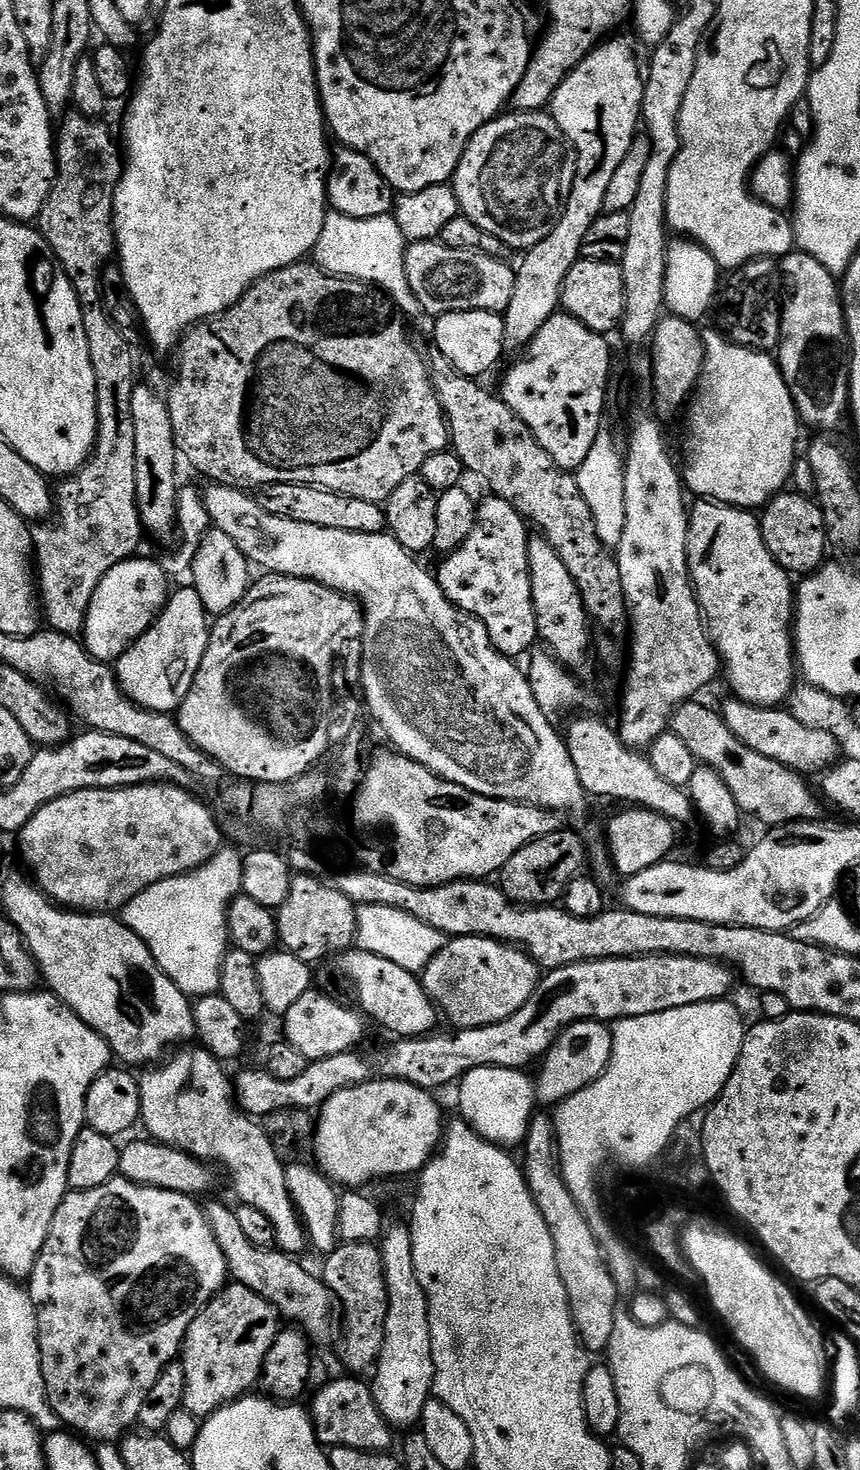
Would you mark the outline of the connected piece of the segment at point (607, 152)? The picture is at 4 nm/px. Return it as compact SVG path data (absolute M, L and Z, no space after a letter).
M613 35L593 48L591 54L578 65L558 86L554 92L554 98L550 105L552 121L558 126L558 130L564 135L567 147L576 155L576 169L570 172L570 187L566 192L566 199L558 222L542 242L538 242L532 248L523 253L524 261L516 268L516 281L514 282L514 295L510 298L510 306L502 314L504 317L504 342L509 349L523 349L531 344L538 330L546 326L546 322L555 316L560 308L560 295L562 294L562 282L566 282L566 274L581 259L582 238L590 231L590 226L604 212L606 202L606 189L614 178L618 165L622 158L626 158L626 150L638 138L638 132L642 124L640 107L644 97L644 81L642 64L636 61L636 48L624 36Z

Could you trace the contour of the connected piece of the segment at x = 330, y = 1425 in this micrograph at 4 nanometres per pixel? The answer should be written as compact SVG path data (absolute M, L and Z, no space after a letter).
M329 1379L328 1383L311 1393L310 1415L316 1439L325 1449L353 1448L363 1452L388 1452L391 1449L393 1429L384 1420L384 1415L374 1402L374 1394L363 1379Z

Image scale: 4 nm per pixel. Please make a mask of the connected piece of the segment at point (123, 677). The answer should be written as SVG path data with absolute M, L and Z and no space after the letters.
M185 586L171 593L155 622L115 661L116 677L122 690L135 704L155 712L175 713L190 694L194 674L206 654L210 614L202 606L195 588Z

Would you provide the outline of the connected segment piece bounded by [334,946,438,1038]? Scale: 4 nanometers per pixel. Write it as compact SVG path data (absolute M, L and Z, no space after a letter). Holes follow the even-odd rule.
M359 946L335 957L336 972L342 979L348 980L350 987L356 991L355 1003L359 1011L369 1021L381 1024L396 1038L415 1038L429 1035L437 1027L438 1013L436 1005L426 994L423 983L417 973L402 970L395 962L386 958L378 958L378 954L364 952ZM360 1003L360 1004L359 1004ZM372 1019L372 1020L371 1020ZM433 1027L433 1028L432 1028Z

